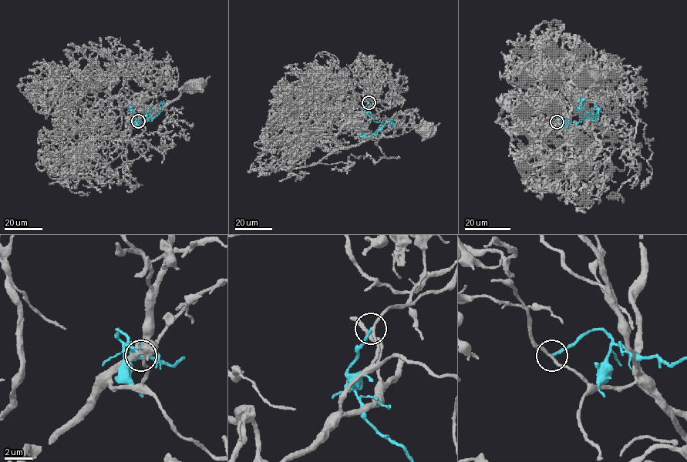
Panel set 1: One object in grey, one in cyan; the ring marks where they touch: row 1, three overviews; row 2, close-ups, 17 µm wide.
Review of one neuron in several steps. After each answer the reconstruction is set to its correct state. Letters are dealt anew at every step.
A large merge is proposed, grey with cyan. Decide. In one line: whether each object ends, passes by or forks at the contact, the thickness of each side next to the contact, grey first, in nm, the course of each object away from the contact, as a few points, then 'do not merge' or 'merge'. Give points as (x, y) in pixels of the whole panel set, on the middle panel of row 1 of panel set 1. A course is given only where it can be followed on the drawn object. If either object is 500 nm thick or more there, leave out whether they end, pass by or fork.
grey passes by | cyan ends | 190/190 nm | grey via (368, 102), (364, 114), (338, 134), (338, 144), (365, 141), (402, 114), (412, 113), (423, 130) | cyan via (368, 102), (365, 108), (367, 113), (375, 121), (383, 122), (384, 125), (366, 136), (359, 133) | do not merge

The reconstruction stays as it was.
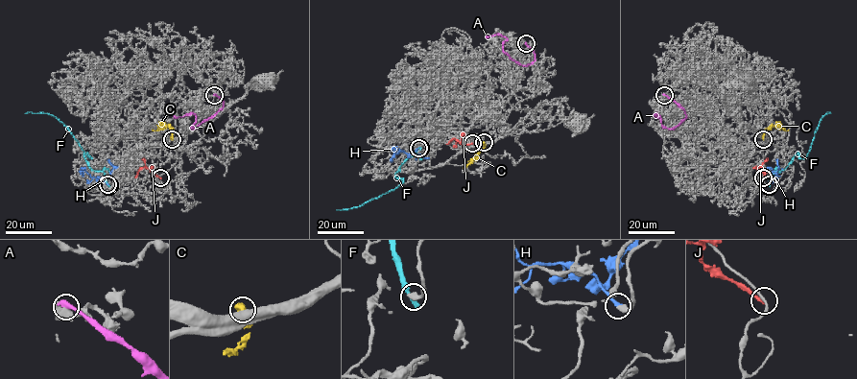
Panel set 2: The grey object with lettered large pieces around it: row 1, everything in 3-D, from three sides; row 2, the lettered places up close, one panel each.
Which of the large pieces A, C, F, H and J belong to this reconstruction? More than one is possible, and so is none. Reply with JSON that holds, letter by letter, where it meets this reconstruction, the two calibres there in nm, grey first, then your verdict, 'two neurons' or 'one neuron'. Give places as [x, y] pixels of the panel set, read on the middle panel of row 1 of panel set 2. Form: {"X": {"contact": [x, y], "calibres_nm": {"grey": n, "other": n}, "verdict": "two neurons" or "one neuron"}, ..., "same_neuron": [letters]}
{"A": {"contact": [526, 43], "calibres_nm": {"grey": 650, "other": 440}, "verdict": "two neurons"}, "C": {"contact": [484, 142], "calibres_nm": {"grey": 550, "other": 440}, "verdict": "two neurons"}, "F": {"contact": [419, 148], "calibres_nm": {"grey": 440, "other": 440}, "verdict": "two neurons"}, "H": {"contact": [418, 148], "calibres_nm": {"grey": 400, "other": 280}, "verdict": "one neuron"}, "J": {"contact": [472, 143], "calibres_nm": {"grey": 200, "other": 200}, "verdict": "two neurons"}, "same_neuron": ["H"]}

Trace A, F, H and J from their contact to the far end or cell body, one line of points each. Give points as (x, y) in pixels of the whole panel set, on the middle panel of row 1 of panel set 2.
A: (526, 43), (534, 53), (535, 60), (522, 64), (503, 50), (505, 37), (499, 35), (485, 37)
F: (419, 148), (395, 174), (403, 181), (395, 188), (357, 206), (336, 210)
H: (418, 148), (409, 153), (400, 152), (394, 154), (392, 147)
J: (472, 143), (461, 143), (451, 139), (445, 144)

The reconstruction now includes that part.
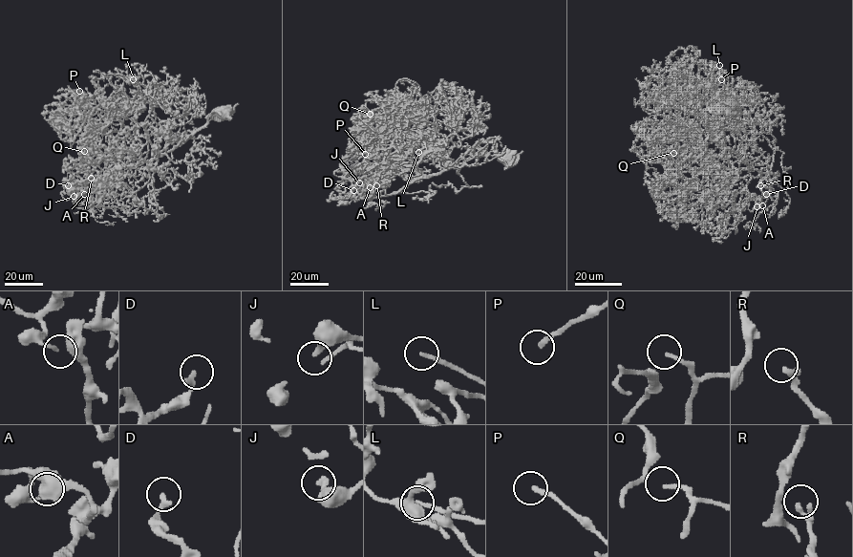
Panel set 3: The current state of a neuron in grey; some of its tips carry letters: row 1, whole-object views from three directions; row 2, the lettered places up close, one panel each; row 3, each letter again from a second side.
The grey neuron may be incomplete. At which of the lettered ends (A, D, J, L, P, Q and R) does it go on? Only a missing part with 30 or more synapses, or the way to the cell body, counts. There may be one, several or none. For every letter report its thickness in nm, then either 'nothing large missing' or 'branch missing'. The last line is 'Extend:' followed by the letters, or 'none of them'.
A: 140 nm | nothing large missing
D: 220 nm | nothing large missing
J: 280 nm | nothing large missing
L: 190 nm | branch missing
P: 200 nm | branch missing
Q: 160 nm | branch missing
R: 220 nm | nothing large missing
Extend: L, P, Q

